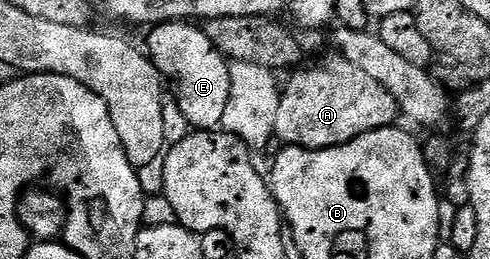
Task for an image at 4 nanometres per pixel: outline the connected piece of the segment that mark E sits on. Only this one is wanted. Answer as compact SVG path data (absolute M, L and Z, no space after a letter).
M180 21L157 23L148 31L145 54L169 84L170 94L185 113L185 121L195 131L222 128L225 105L229 103L229 63L209 41L206 30L194 22Z

